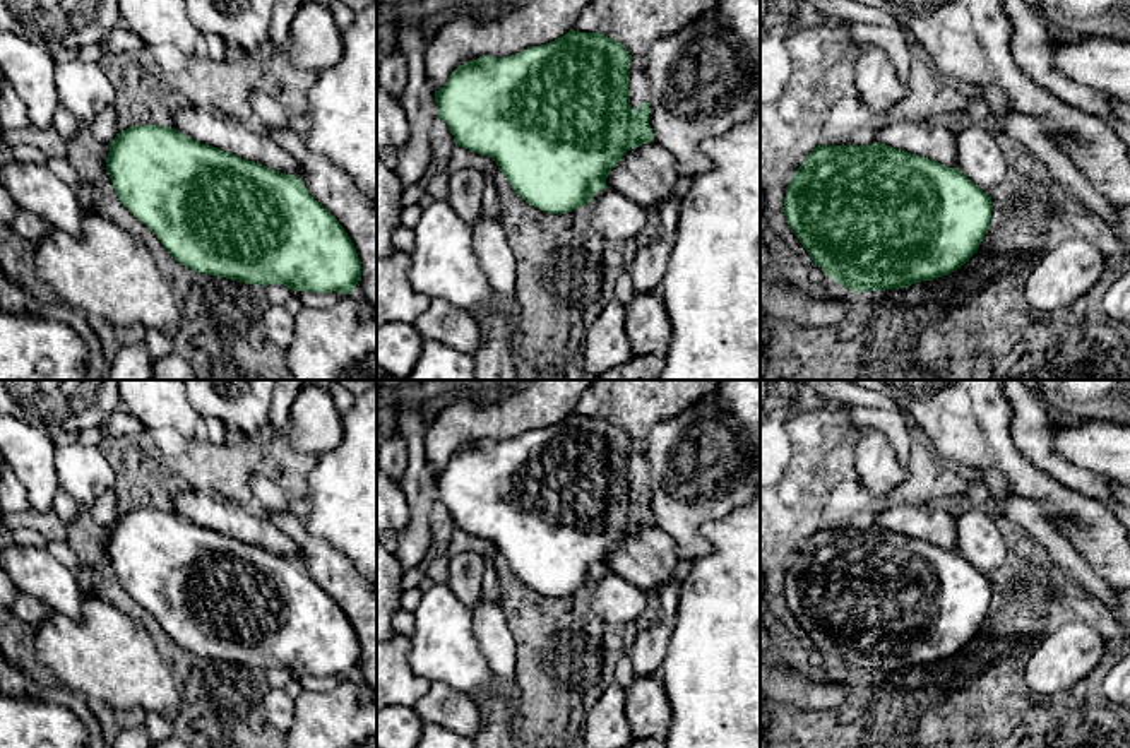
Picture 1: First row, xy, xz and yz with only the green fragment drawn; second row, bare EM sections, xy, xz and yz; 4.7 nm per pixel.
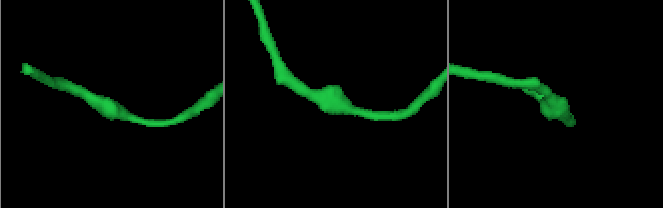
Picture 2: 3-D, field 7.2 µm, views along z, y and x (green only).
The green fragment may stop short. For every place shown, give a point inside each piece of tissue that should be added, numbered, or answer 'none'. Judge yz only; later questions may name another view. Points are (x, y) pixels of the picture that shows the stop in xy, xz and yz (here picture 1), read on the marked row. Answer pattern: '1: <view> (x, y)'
none

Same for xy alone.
none

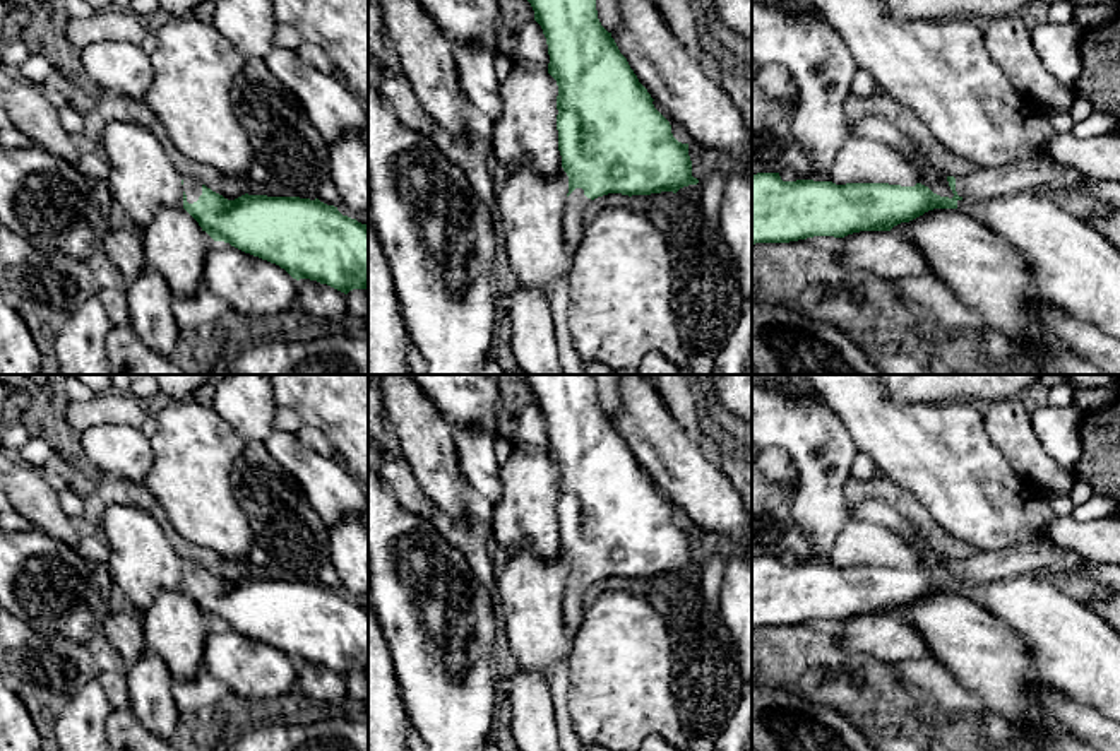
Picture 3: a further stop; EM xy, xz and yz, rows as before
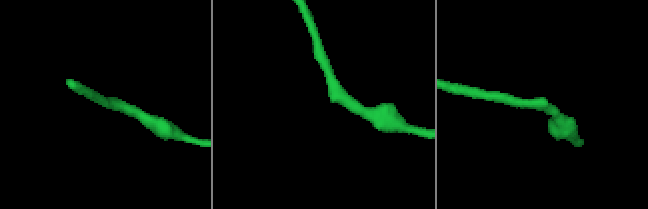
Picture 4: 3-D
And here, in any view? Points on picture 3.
1: xy (192, 187)

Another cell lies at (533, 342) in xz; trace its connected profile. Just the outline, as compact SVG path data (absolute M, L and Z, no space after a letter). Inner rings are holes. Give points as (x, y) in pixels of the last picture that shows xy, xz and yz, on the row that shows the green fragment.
M519 286L507 298L510 349L524 375L563 375L548 299Z

